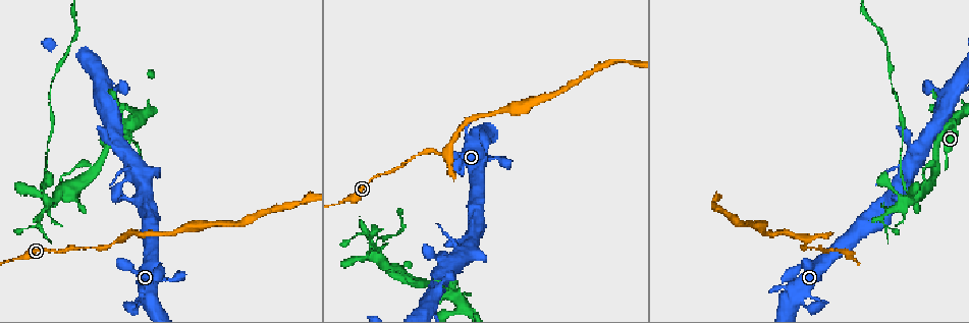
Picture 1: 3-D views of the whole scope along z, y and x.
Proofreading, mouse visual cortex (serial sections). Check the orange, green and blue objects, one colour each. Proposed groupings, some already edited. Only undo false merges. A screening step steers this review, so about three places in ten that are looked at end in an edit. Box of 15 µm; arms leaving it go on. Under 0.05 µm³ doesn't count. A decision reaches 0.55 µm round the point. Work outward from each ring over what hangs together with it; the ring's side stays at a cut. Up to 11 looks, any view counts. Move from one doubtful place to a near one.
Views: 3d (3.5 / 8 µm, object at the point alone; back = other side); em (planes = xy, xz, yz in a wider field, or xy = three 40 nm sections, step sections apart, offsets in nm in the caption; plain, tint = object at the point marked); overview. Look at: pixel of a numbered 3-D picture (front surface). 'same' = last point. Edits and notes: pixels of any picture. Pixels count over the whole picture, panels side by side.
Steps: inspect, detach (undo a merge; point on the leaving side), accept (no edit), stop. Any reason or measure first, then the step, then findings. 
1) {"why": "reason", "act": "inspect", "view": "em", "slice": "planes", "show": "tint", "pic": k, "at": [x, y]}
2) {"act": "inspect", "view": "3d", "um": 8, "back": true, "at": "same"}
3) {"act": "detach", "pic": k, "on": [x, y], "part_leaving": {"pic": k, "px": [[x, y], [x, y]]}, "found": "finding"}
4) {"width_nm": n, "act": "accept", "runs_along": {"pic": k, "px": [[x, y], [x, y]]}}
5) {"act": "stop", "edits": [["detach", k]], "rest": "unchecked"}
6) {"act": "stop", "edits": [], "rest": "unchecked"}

{"why": "a fork", "act": "inspect", "view": "3d", "um": 3.5, "pic": 1, "at": [449, 293]}

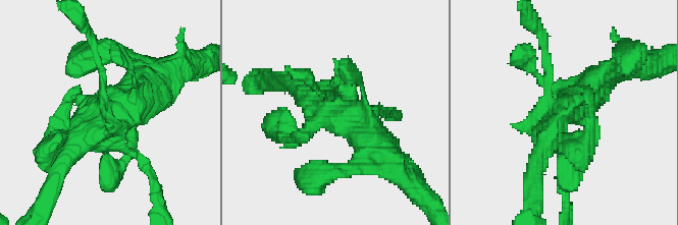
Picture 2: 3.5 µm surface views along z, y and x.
{"why": "now the EM", "act": "inspect", "view": "em", "slice": "xy", "step": 3, "show": "tint", "pic": 2, "at": [559, 114]}

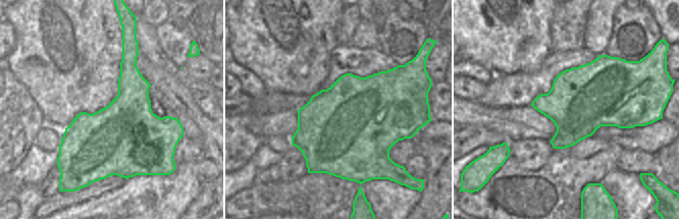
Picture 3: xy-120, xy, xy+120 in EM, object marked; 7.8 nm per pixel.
{"act": "accept", "runs_along": {"pic": 2, "px": [[591, 117], [534, 167]]}, "found": "all the same cell"}

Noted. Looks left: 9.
{"why": "a fork", "act": "inspect", "view": "3d", "um": 3.5, "pic": 1, "at": [94, 170]}

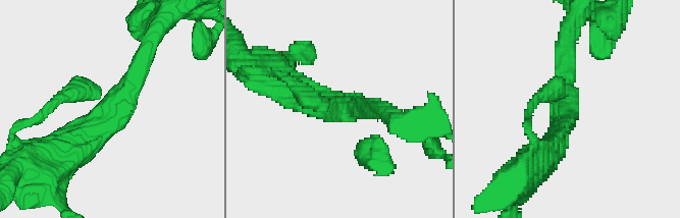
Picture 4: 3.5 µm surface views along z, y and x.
{"act": "inspect", "view": "em", "slice": "xy", "step": 5, "show": "tint", "pic": 4, "at": [562, 105]}

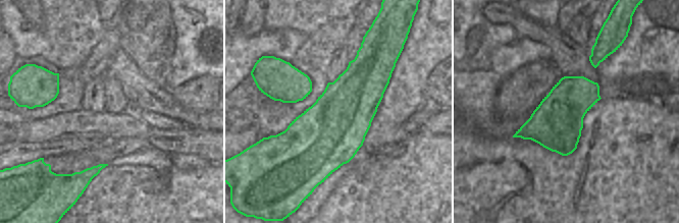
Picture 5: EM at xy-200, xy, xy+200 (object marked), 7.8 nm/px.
{"act": "accept", "runs_along": {"pic": 4, "px": [[149, 45], [111, 120], [73, 151]]}, "found": "all the same cell"}

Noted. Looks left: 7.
{"why": "calibre changes", "act": "inspect", "view": "3d", "um": 3.5, "pic": 1, "at": [40, 219]}

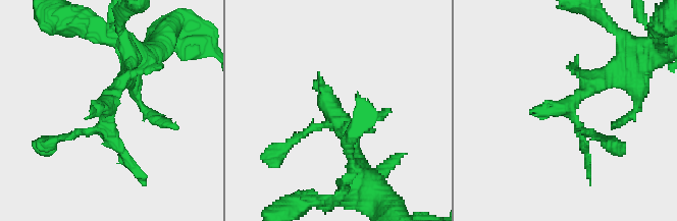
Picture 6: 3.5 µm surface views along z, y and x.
{"why": "now the EM", "act": "inspect", "view": "em", "slice": "xy", "step": 3, "show": "tint", "pic": 6, "at": [330, 113]}

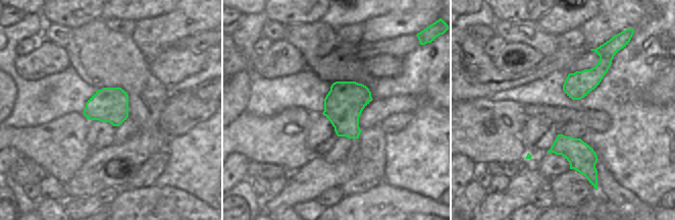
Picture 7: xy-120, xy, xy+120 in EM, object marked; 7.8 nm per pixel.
{"act": "accept", "runs_along": {"pic": 6, "px": [[128, 74], [97, 127], [53, 141]]}, "found": "continuous, no second cell"}

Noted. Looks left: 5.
{"why": "a narrow waist", "act": "inspect", "view": "3d", "um": 8, "pic": 1, "at": [444, 155]}

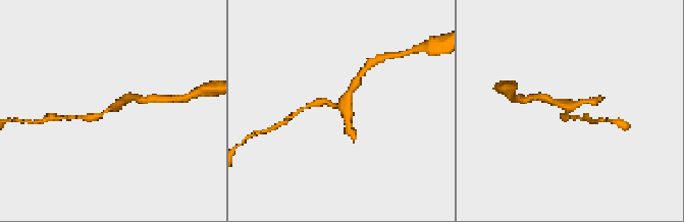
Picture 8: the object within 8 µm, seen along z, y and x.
{"act": "inspect", "view": "3d", "um": 3.5, "pic": 8, "at": [342, 105]}

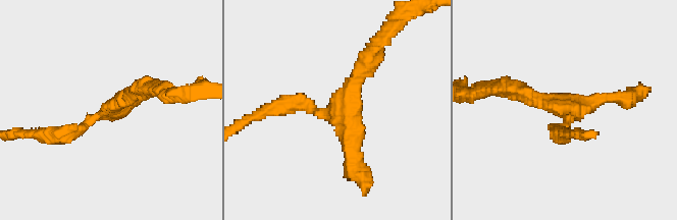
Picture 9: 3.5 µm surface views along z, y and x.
{"why": "now the EM", "act": "inspect", "view": "em", "slice": "xy", "step": 3, "show": "tint", "pic": 9, "at": [570, 111]}

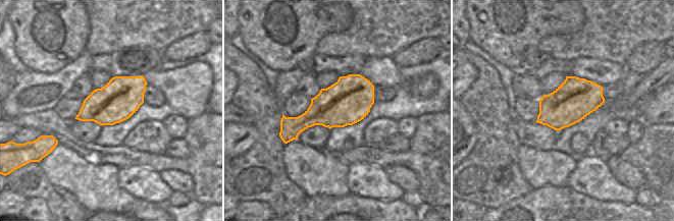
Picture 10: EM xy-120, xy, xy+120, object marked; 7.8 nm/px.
{"act": "accept", "runs_along": {"pic": 9, "px": [[47, 136], [79, 130], [138, 90]]}, "found": "one cell here"}

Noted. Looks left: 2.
{"act": "stop", "edits": [], "rest": "unchecked"}

